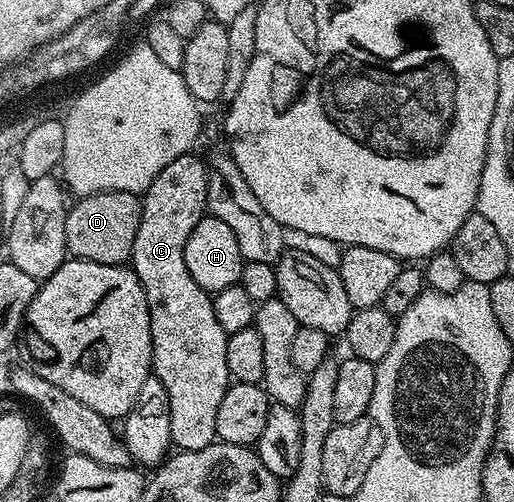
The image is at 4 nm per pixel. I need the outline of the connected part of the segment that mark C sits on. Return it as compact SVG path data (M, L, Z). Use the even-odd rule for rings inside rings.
M191 151L180 155L180 159L172 159L172 163L168 163L168 167L164 167L164 171L160 171L160 175L156 175L156 179L152 179L152 183L147 187L146 192L141 194L140 231L136 231L136 239L129 260L129 264L144 287L144 295L148 299L148 311L152 323L152 351L154 352L152 373L153 376L160 379L160 383L164 383L164 391L168 391L168 407L172 415L172 442L179 450L187 449L188 451L200 451L200 447L208 447L214 444L216 440L216 411L220 407L220 402L224 400L227 389L232 384L228 371L228 347L226 346L228 335L224 331L224 327L220 327L220 323L216 320L216 311L211 294L202 289L200 283L196 283L196 279L192 279L192 275L188 275L188 267L184 263L184 243L188 243L188 235L192 235L196 223L200 223L200 219L207 216L208 213L206 192L210 186L210 173L208 172L207 162L205 165L196 154L197 152Z

